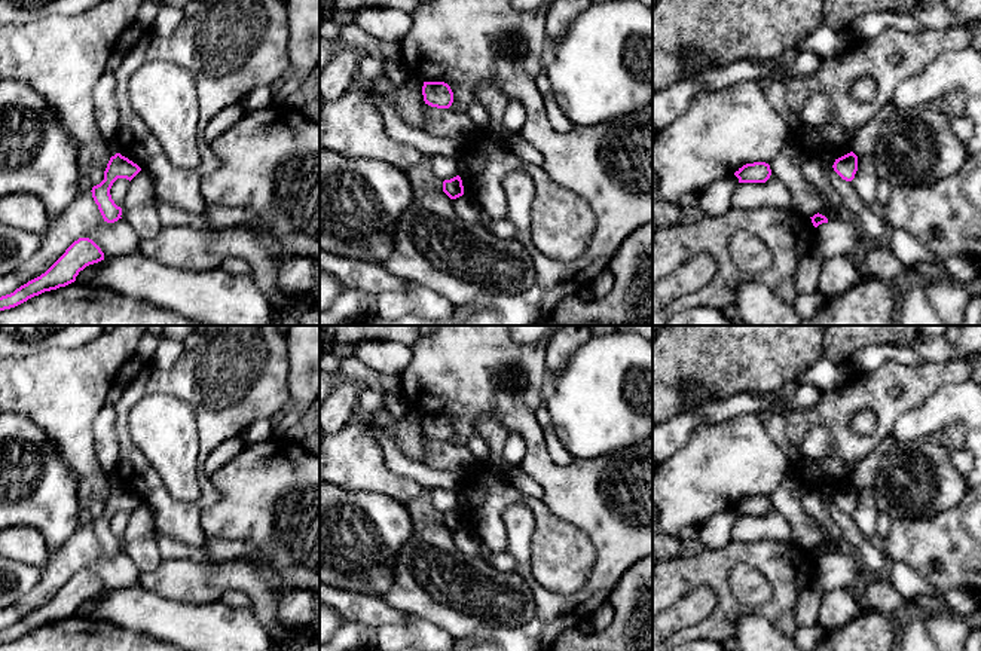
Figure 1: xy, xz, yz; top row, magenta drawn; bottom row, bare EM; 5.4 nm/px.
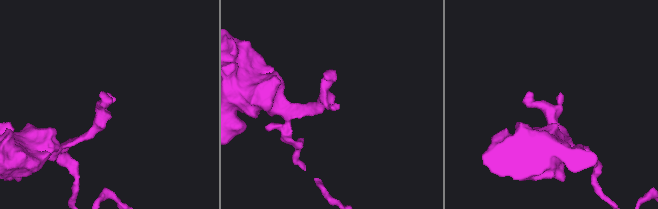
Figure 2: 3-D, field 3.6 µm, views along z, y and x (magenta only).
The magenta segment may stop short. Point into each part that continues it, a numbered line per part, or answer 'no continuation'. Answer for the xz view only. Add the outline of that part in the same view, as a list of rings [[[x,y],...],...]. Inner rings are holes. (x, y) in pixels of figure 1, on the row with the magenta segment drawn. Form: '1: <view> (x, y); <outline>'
no continuation

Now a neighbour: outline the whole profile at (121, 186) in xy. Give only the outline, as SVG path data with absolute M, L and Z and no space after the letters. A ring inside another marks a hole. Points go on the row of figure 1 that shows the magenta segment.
M117 178L110 189L111 199L120 208L123 208L128 189L129 189L129 180L126 178Z

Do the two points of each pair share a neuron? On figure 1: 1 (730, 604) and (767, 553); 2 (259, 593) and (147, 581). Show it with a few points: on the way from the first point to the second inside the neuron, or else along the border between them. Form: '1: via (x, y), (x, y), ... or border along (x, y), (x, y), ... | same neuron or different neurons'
1: via (723, 584), (723, 568), (737, 553), (748, 553) | same neuron
2: via (231, 581), (176, 581) | same neuron

